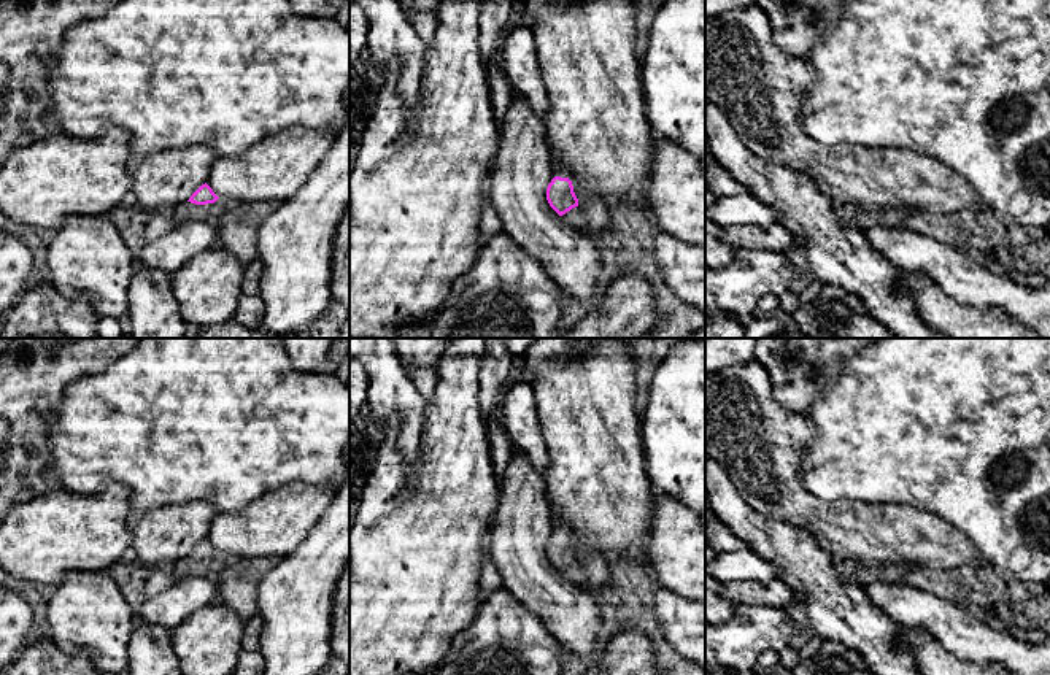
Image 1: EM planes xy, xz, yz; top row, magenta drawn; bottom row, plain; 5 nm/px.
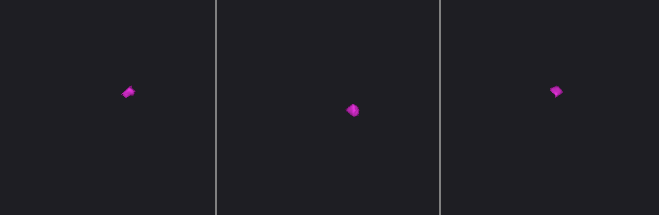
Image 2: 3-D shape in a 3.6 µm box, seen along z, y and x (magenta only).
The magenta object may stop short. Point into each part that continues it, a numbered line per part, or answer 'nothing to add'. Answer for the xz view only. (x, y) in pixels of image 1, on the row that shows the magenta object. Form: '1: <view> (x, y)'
1: xz (558, 170)
2: xz (574, 218)

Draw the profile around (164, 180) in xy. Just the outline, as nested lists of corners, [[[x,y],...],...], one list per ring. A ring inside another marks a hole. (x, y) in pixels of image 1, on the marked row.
[[[202,145],[132,154],[125,167],[138,205],[149,211],[170,211],[187,202],[207,183],[216,157]]]

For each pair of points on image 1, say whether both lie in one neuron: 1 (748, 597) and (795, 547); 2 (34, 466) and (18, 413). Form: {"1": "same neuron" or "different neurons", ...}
{"1": "different neurons", "2": "same neuron"}

